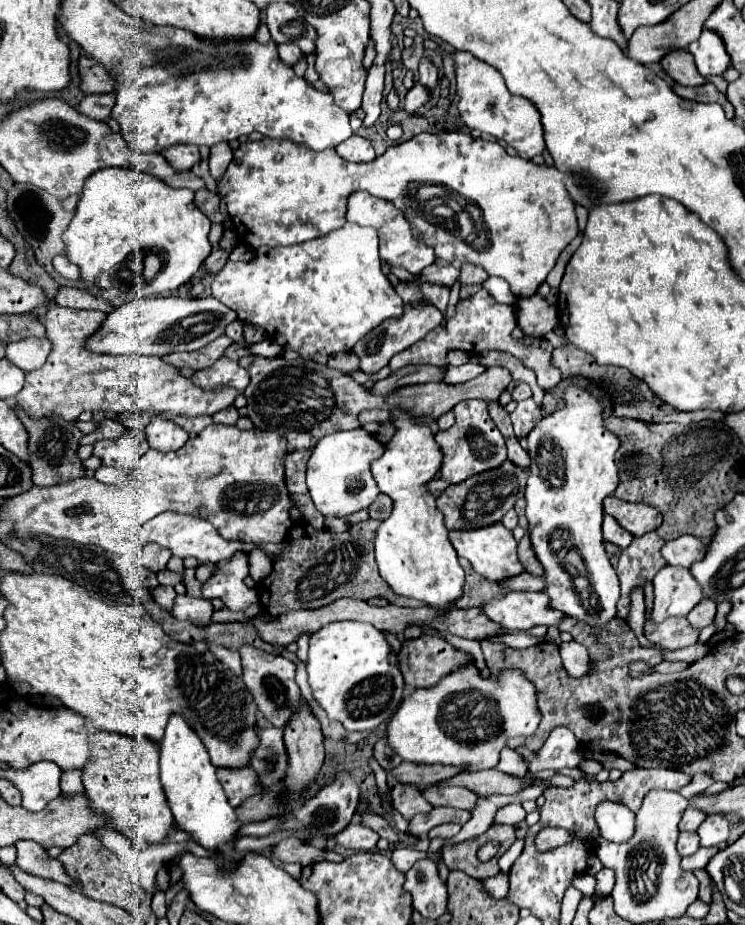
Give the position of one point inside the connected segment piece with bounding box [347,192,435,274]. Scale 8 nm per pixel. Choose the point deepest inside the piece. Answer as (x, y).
(398, 248)

